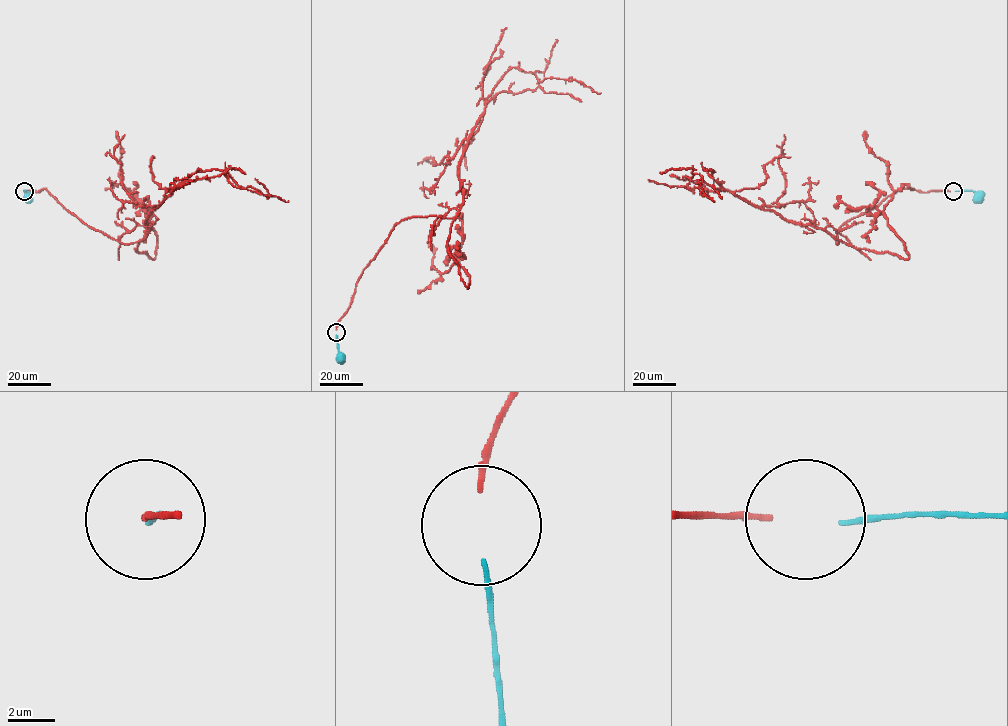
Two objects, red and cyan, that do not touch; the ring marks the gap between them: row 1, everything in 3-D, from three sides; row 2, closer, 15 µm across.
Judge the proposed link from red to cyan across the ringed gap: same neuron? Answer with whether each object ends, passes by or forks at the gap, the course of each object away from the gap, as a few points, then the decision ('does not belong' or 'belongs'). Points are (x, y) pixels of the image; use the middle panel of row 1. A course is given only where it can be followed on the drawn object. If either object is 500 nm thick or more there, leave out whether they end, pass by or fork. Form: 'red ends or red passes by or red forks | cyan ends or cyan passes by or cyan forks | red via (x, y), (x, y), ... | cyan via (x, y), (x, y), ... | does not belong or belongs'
red ends | cyan ends | red via (336, 329), (392, 227), (456, 215), (458, 161), (501, 77), (518, 67), (541, 82), (582, 83), (568, 80) | cyan via (336, 335), (339, 358) | belongs

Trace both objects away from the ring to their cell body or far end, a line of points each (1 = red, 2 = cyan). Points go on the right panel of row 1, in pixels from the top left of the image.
1: (950, 191), (899, 189), (848, 220), (837, 244), (822, 229), (688, 178), (694, 174), (702, 196), (700, 178)
2: (955, 191), (973, 191), (979, 197)

